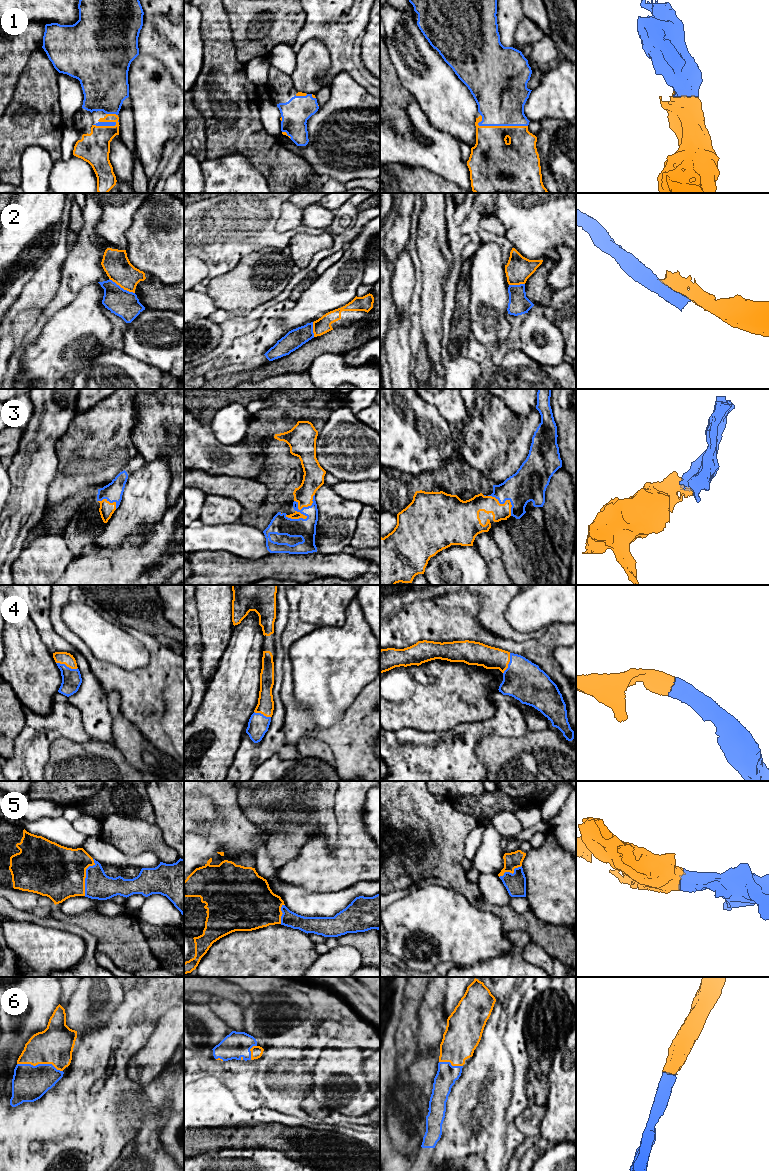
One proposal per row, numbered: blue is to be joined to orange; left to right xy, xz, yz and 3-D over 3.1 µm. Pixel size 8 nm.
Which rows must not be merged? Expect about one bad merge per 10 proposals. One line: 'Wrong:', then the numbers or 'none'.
Wrong: 2

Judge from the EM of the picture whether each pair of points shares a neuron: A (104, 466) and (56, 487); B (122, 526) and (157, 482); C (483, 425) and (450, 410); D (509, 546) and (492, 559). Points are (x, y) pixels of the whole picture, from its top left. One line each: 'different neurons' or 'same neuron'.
A: same neuron
B: same neuron
C: different neurons
D: different neurons

